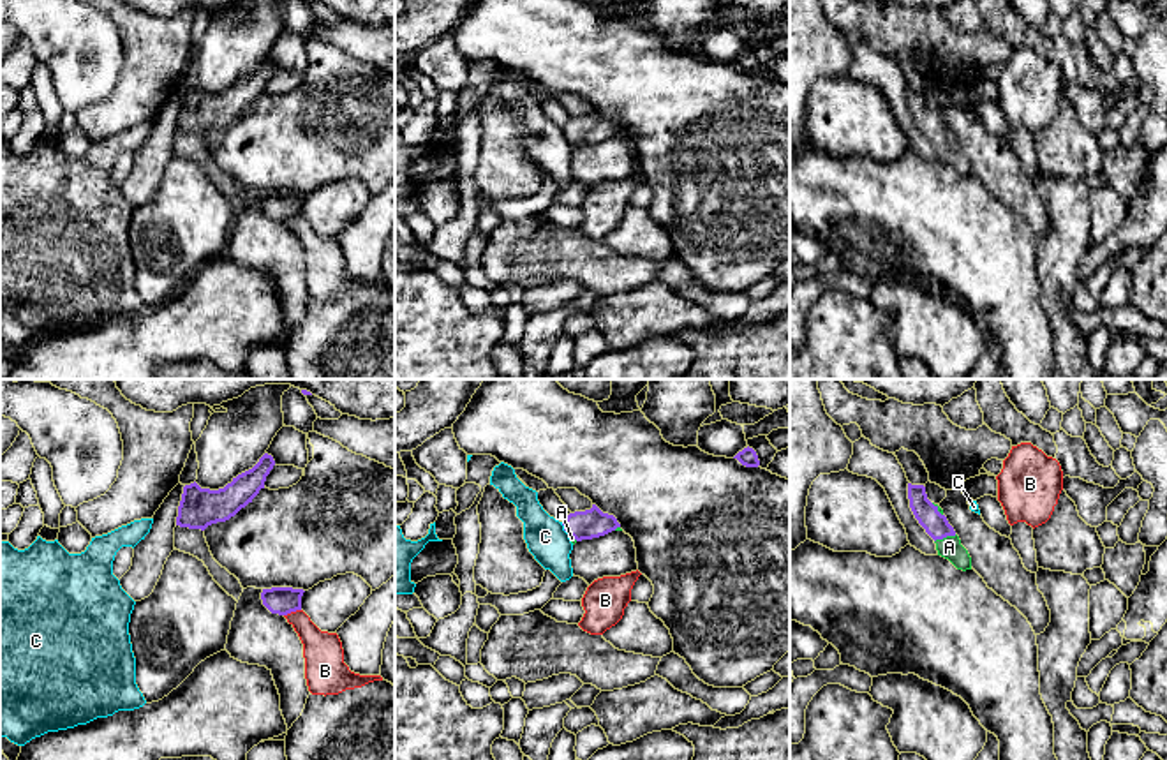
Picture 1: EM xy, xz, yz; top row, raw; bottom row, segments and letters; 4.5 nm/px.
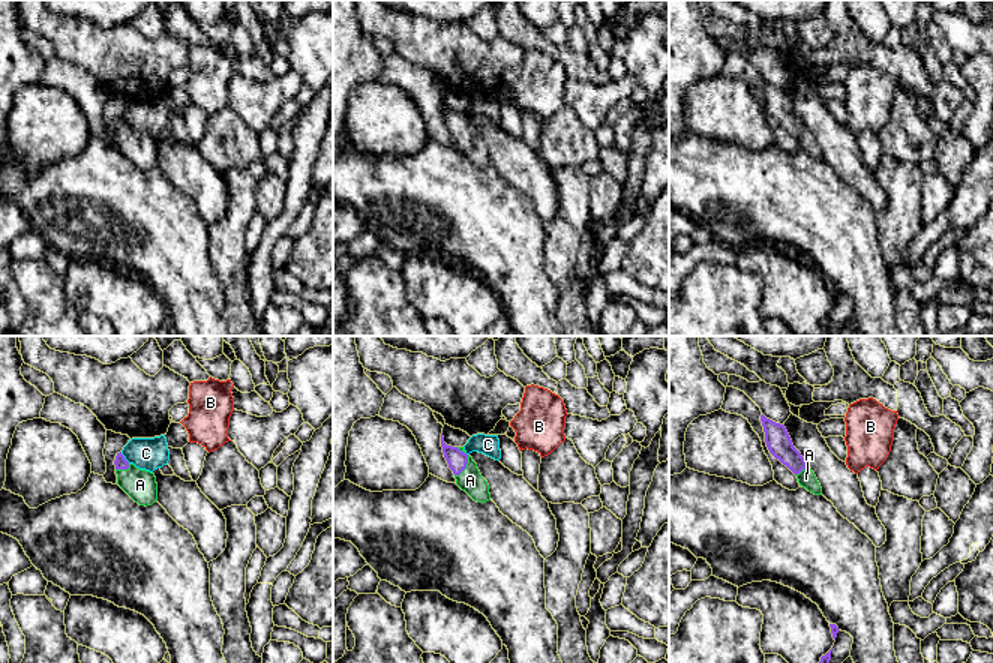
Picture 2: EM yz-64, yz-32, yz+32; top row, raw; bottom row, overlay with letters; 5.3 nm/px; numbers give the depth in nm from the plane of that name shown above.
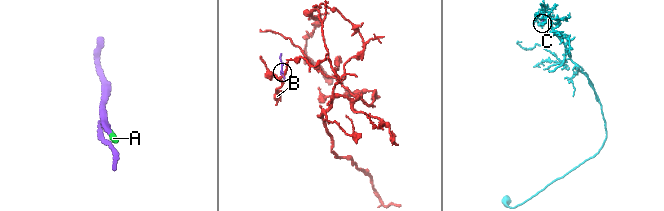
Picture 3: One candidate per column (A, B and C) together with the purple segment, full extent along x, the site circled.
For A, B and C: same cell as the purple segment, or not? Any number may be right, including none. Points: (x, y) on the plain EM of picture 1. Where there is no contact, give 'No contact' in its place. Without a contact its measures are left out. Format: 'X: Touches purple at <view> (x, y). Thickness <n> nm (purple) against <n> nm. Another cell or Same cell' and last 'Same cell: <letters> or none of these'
A: Touches purple at yz (945, 141). Thickness 110 nm (purple) against 100 nm. Same cell
B: Touches purple at xy (291, 216). Thickness 130 nm (purple) against 180 nm. Another cell
C: Touches purple at xz (564, 134). Thickness 130 nm (purple) against 190 nm. Another cell
Same cell: A

